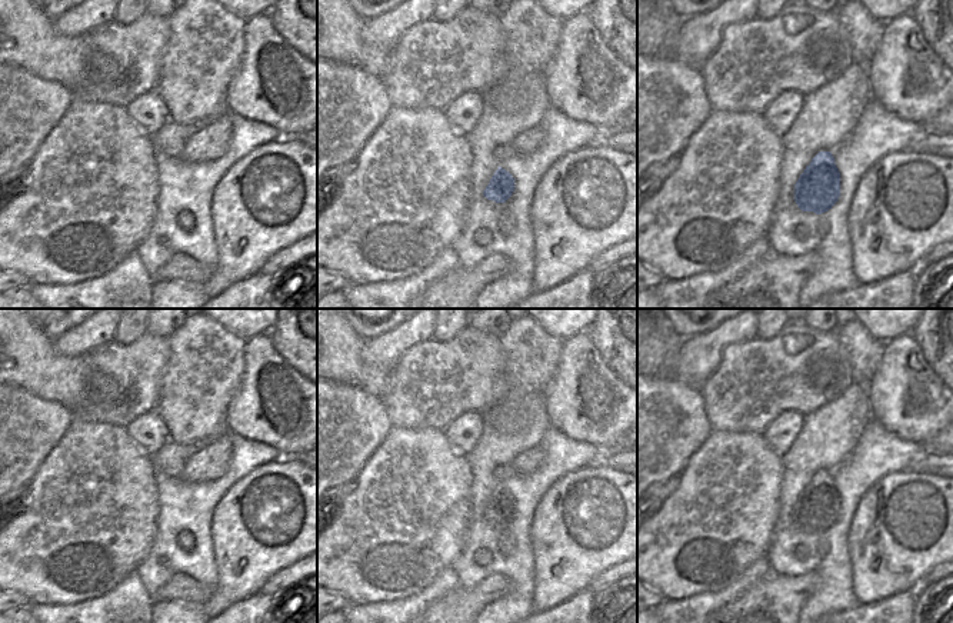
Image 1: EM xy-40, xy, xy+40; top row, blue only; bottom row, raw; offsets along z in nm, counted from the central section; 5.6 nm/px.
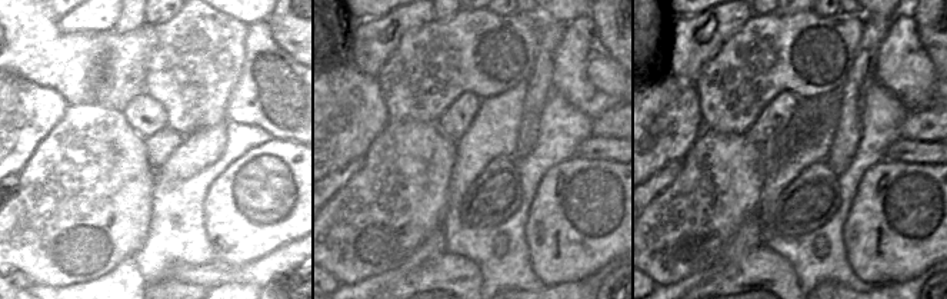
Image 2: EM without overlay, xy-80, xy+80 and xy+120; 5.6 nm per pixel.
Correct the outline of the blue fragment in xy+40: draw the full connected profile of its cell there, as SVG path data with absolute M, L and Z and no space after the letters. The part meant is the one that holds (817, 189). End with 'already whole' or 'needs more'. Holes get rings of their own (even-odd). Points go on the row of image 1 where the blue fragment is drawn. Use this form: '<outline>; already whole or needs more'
M819 151L794 184L794 201L802 211L822 214L840 196L840 173L830 151Z; already whole

